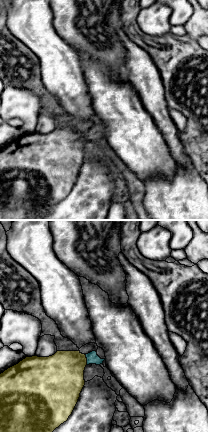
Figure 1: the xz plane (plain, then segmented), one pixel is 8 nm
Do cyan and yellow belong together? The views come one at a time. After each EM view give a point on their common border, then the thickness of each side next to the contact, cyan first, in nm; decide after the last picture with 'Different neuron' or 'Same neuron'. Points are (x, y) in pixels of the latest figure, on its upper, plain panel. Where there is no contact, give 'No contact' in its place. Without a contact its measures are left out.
Touches cyan at (87, 135). Thickness 100 nm (cyan) against 360 nm

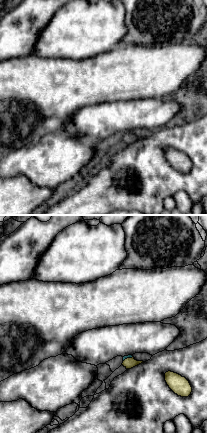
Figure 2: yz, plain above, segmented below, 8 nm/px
Touches cyan at (127, 133). Thickness 30 nm (cyan) against 90 nm

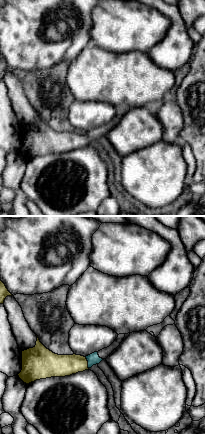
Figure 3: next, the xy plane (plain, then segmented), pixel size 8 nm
Touches cyan at (88, 139). Thickness 90 nm (cyan) against 180 nm

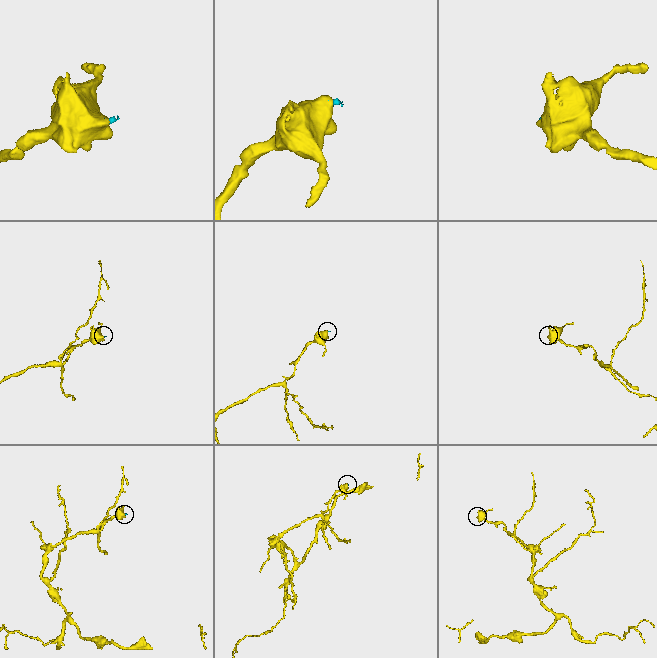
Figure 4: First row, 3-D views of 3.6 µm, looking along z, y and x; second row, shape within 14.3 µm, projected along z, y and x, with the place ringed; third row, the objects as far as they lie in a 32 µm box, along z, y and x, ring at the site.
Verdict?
Same neuron

